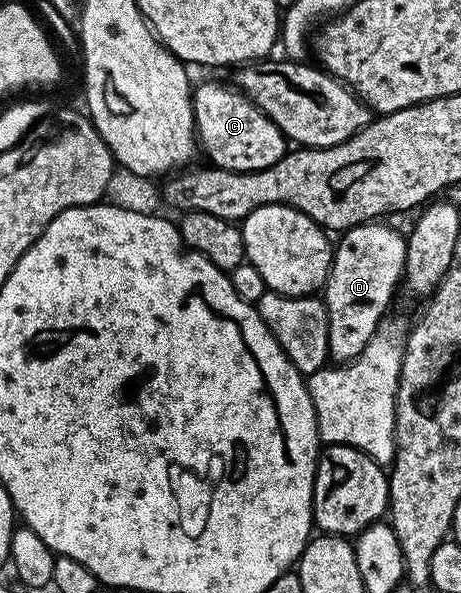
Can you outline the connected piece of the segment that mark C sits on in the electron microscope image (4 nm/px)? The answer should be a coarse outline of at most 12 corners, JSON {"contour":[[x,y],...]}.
{"contour":[[237,87],[193,89],[211,165],[264,170],[288,141]]}

